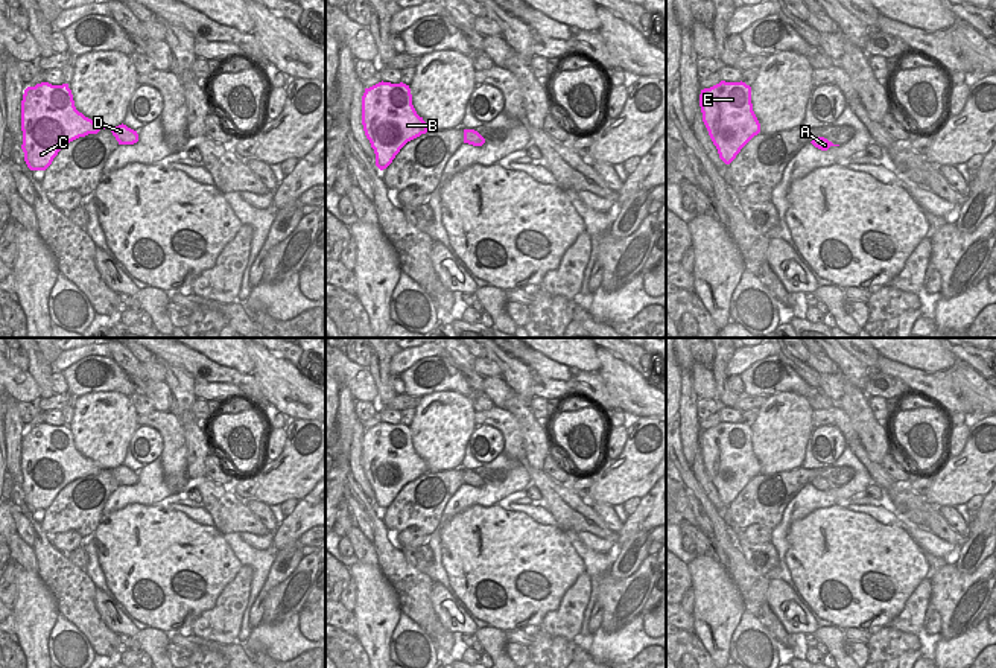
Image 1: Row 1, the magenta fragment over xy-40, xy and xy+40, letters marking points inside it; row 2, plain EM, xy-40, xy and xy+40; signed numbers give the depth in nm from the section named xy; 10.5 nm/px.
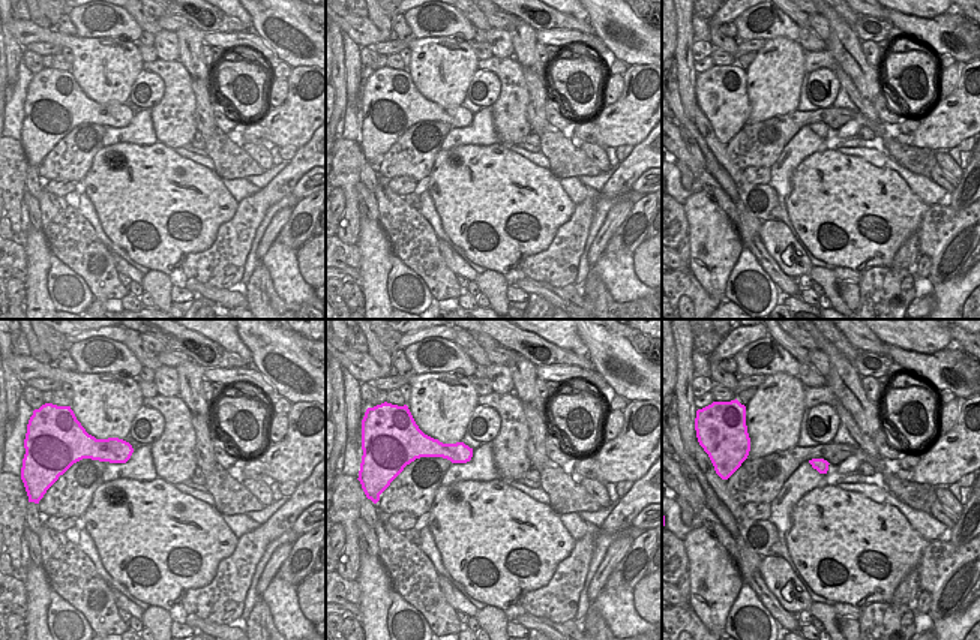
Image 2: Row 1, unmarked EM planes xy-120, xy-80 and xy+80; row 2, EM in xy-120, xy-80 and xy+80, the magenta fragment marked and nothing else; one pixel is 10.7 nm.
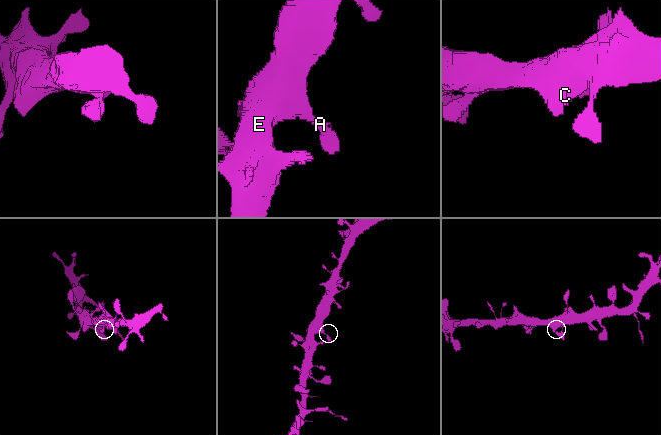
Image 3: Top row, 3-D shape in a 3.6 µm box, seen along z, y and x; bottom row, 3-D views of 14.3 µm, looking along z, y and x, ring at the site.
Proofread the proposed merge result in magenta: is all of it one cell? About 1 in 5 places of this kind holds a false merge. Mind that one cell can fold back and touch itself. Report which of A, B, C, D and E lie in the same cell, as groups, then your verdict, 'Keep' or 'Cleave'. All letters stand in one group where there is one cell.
Groups: A B C D E. Keep.

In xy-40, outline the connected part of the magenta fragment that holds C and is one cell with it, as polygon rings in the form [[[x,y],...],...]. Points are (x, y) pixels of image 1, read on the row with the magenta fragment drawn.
[[[41,82],[24,90],[21,149],[30,170],[46,170],[67,143],[100,129],[105,128],[76,110],[68,84]]]

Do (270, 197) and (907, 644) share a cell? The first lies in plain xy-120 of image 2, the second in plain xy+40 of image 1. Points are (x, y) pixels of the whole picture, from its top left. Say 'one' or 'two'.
two

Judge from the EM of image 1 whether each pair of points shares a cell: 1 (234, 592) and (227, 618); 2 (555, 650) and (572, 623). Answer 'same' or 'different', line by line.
1: same
2: different

